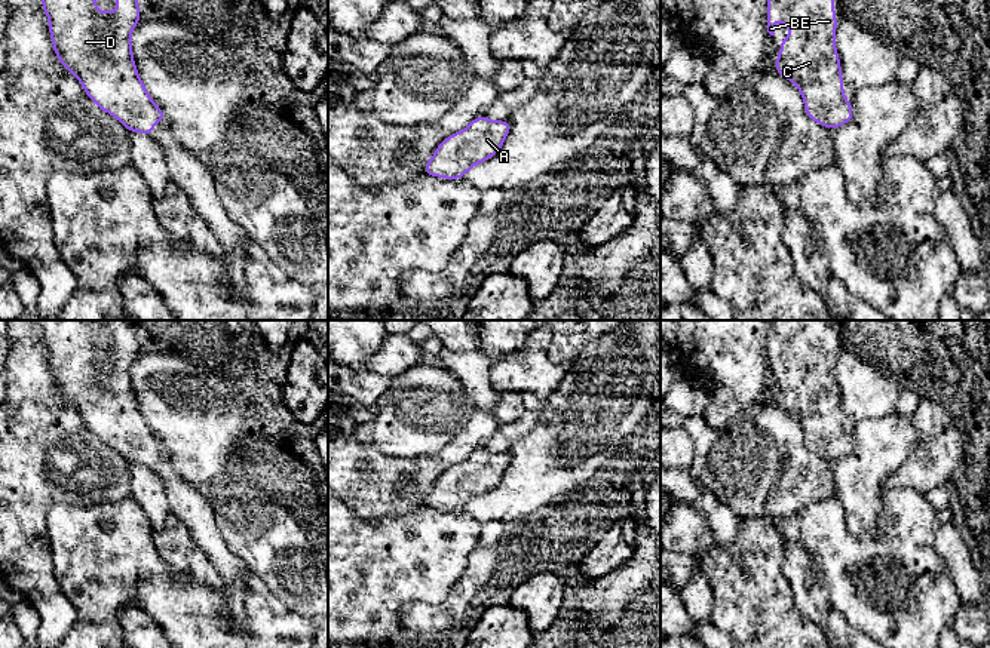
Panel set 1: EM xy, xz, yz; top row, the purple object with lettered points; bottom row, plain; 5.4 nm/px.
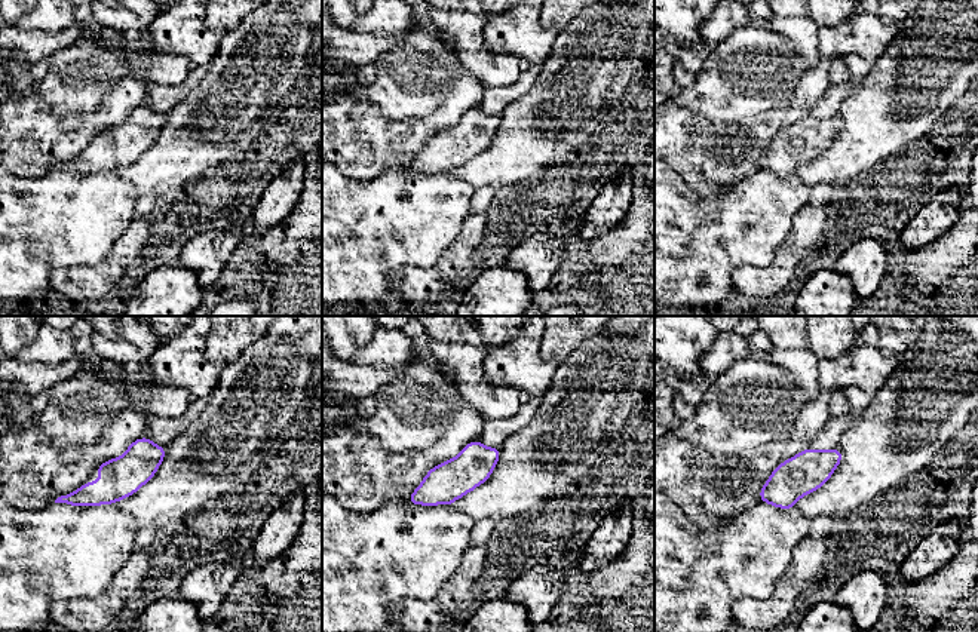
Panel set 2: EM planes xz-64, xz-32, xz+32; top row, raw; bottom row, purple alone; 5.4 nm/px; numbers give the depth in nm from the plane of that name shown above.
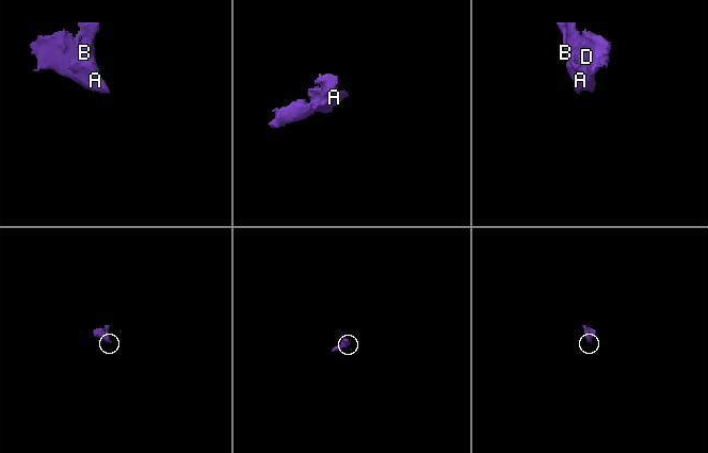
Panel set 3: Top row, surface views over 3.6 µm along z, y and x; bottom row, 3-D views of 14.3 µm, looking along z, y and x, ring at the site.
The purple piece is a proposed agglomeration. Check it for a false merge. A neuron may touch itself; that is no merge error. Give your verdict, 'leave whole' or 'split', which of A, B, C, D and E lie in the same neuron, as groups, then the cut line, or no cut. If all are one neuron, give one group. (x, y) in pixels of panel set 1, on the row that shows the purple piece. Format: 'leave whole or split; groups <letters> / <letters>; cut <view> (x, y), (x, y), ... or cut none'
leave whole; groups A B C D E; cut none

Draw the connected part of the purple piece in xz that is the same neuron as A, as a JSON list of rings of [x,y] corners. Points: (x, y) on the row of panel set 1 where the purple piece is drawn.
[[[478,116],[438,145],[424,165],[424,175],[462,179],[471,168],[499,153],[511,129],[509,120],[493,122]]]

